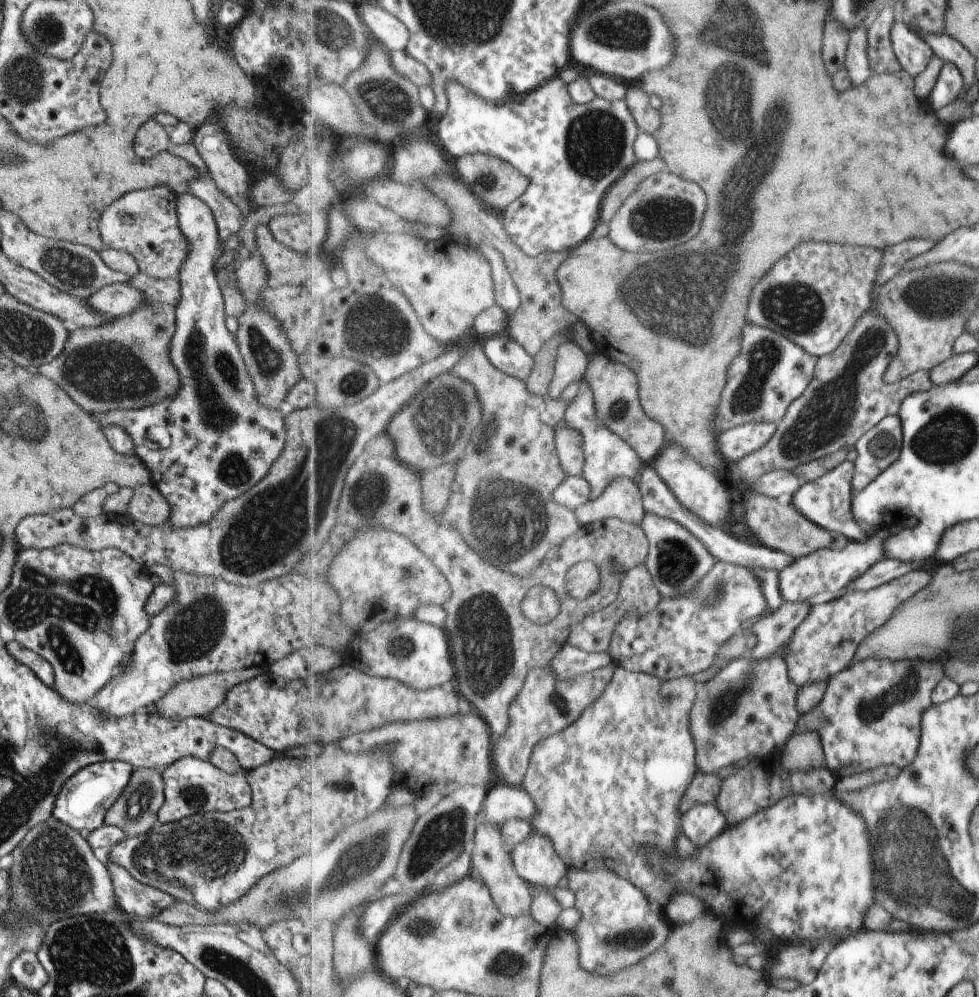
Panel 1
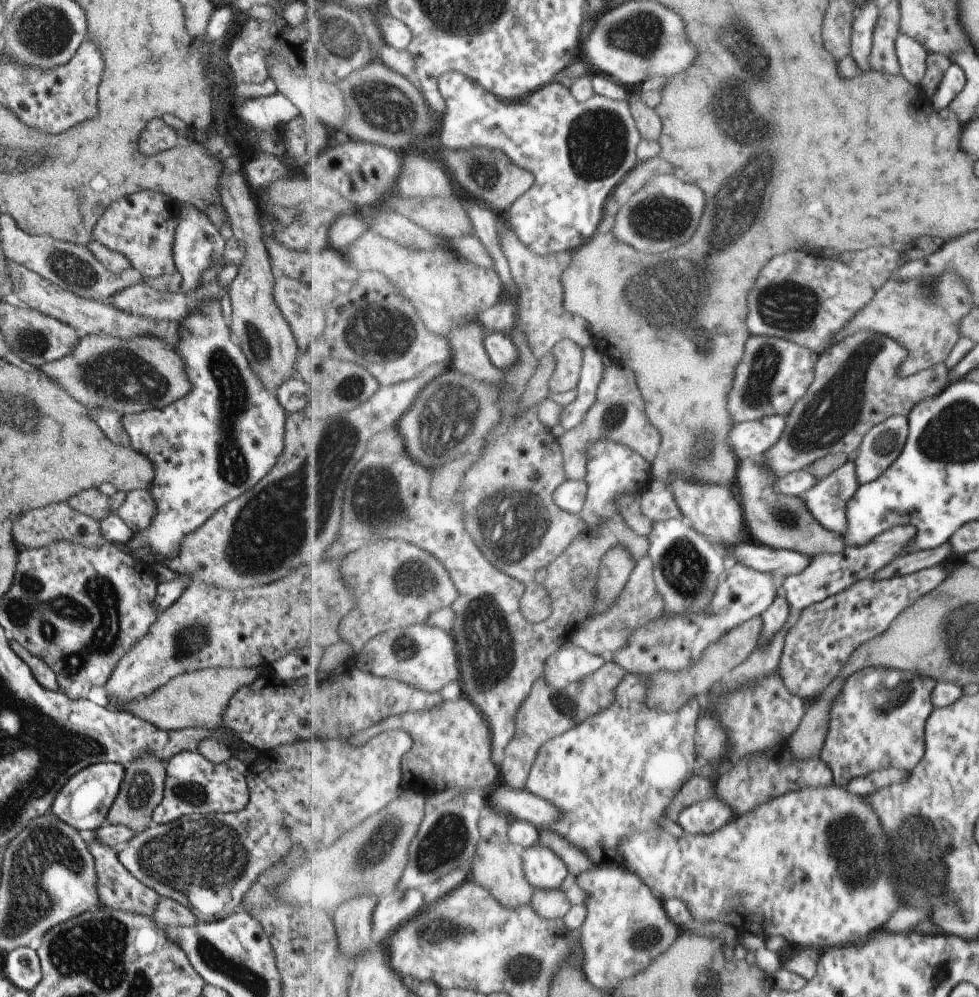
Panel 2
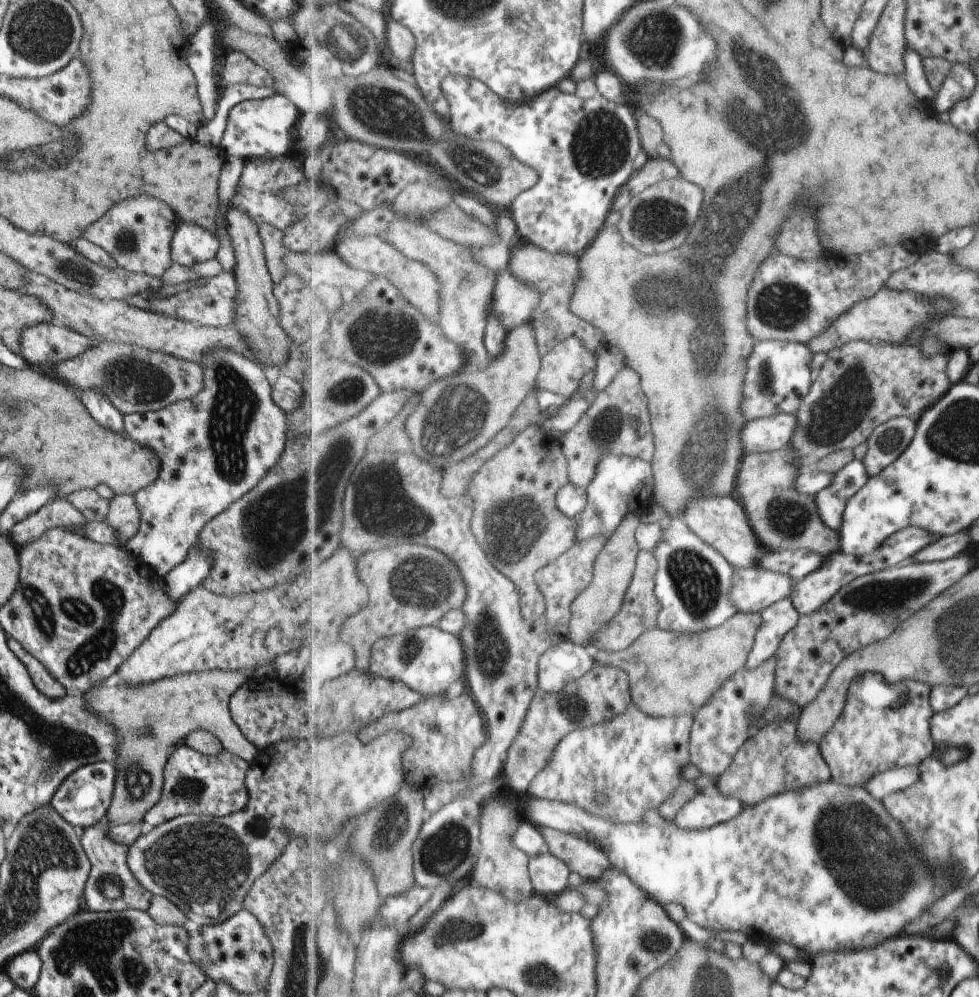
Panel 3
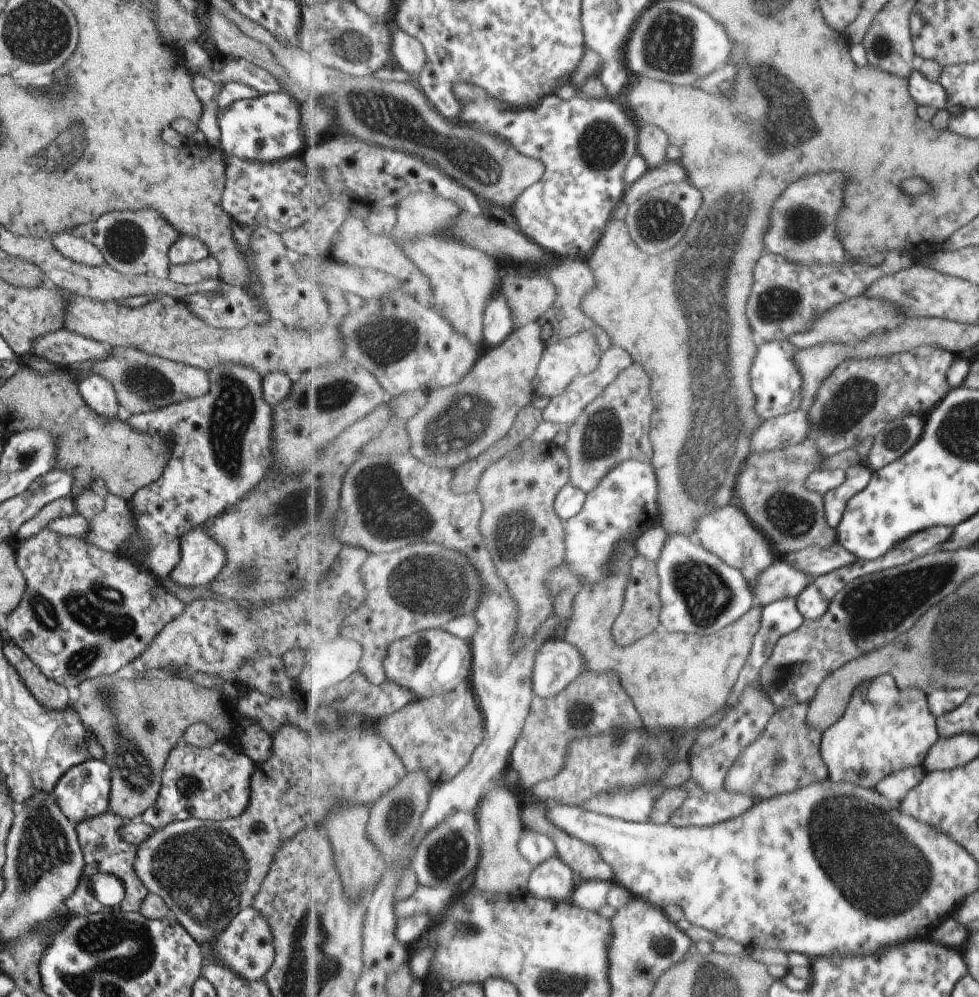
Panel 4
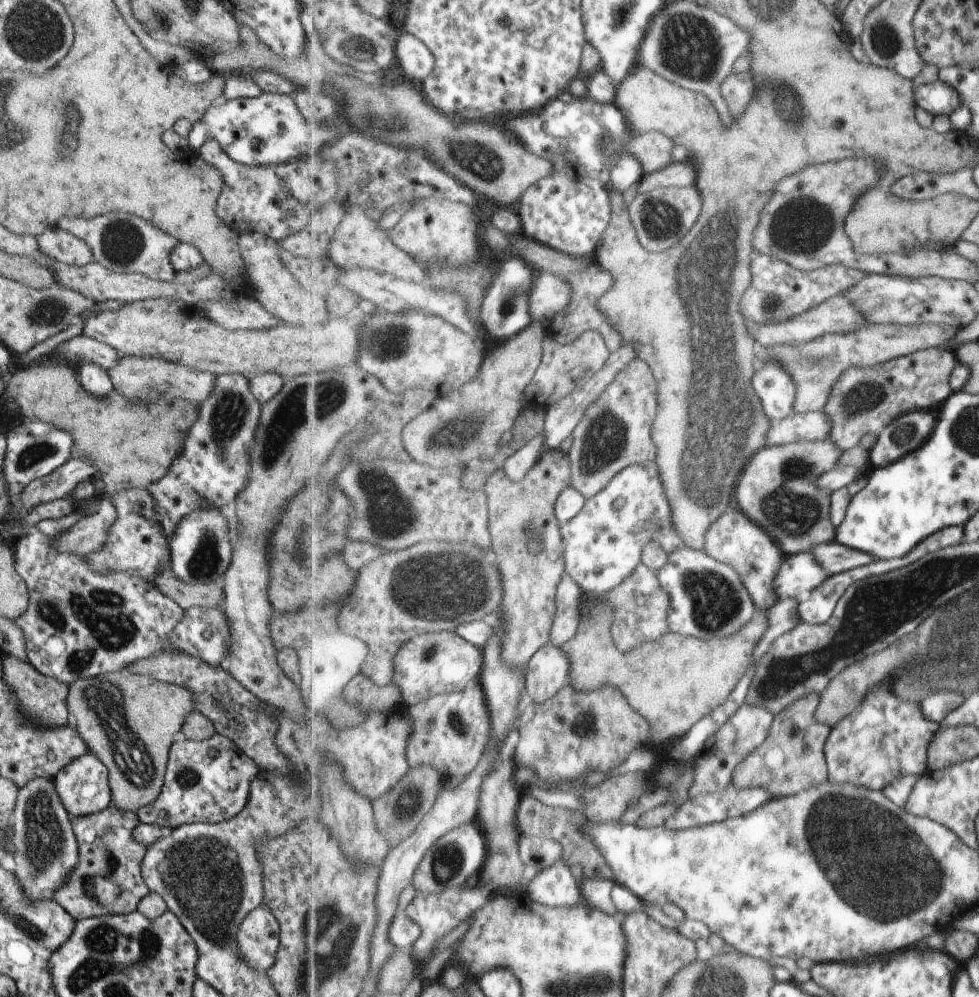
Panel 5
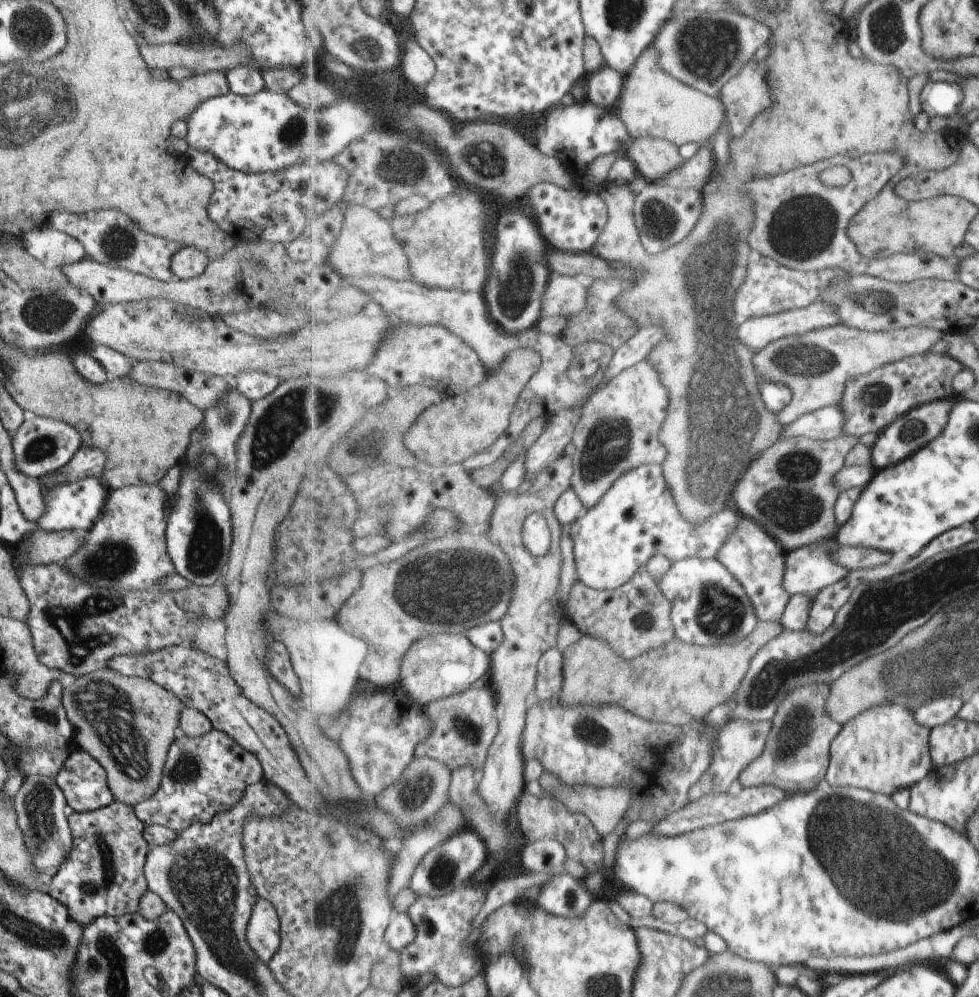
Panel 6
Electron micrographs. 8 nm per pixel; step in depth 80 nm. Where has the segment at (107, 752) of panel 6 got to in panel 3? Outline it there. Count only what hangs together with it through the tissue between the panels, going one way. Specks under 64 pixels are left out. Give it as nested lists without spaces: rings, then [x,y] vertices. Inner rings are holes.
[[[211,669],[200,673],[177,674],[135,687],[121,684],[106,686],[104,680],[100,680],[98,685],[92,685],[92,688],[82,696],[84,705],[88,711],[99,715],[100,719],[105,719],[116,734],[116,759],[113,762],[116,777],[112,797],[104,817],[108,824],[139,824],[142,821],[143,815],[154,804],[157,804],[161,796],[164,764],[167,762],[173,746],[179,738],[184,739],[191,731],[197,729],[210,731],[213,736],[219,739],[223,750],[242,758],[248,763],[255,758],[256,746],[253,746],[240,733],[240,730],[231,720],[228,711],[228,700],[231,695],[248,679],[248,673],[244,671]]]

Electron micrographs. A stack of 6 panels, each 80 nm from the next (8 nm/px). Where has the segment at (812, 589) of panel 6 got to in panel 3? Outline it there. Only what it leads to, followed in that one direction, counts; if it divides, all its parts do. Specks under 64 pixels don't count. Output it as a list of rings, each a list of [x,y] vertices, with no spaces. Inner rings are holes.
[[[761,567],[734,568],[730,601],[739,613],[762,613],[777,601],[791,597],[797,586],[793,577]]]

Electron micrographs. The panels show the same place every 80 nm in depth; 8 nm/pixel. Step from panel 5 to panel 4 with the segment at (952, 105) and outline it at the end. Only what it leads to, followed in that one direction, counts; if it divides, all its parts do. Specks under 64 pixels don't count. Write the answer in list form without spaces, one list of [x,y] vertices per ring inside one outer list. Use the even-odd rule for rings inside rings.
[[[919,65],[908,76],[910,80],[910,91],[914,99],[921,106],[932,106],[937,110],[949,108],[951,99],[948,98],[945,88],[938,81],[932,82],[925,78],[925,75],[920,71]]]

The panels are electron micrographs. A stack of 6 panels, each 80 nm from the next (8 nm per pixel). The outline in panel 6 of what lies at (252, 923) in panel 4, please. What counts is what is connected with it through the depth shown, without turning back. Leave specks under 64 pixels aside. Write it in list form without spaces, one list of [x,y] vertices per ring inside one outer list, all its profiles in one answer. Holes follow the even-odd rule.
[[[256,899],[247,921],[244,939],[257,955],[257,960],[267,965],[280,943],[280,924],[271,903]]]

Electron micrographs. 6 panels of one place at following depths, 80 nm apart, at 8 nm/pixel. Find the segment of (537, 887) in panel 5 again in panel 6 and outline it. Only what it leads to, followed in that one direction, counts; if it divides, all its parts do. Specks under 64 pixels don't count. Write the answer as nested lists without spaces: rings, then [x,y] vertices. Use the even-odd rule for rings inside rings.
[[[561,869],[554,873],[552,879],[542,885],[538,904],[556,915],[575,918],[585,915],[594,900],[594,894],[587,890],[583,880],[577,880],[569,872]]]

